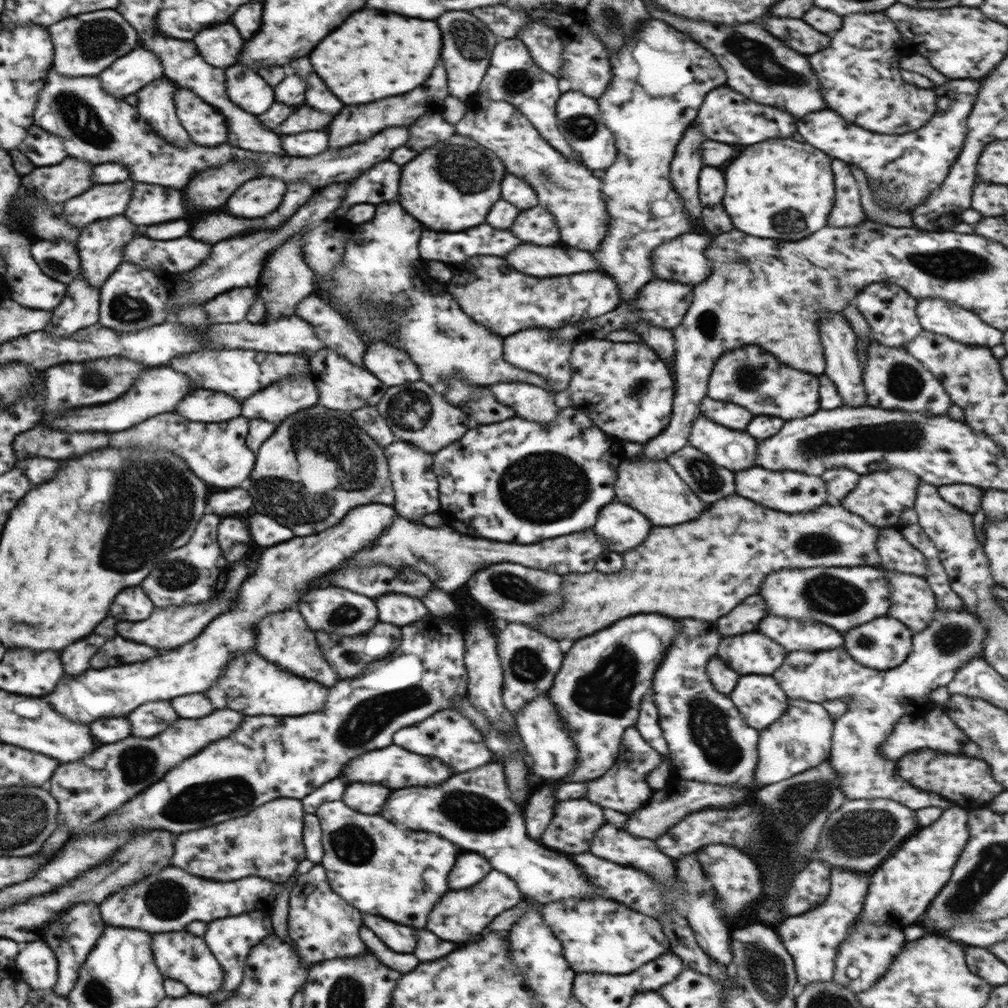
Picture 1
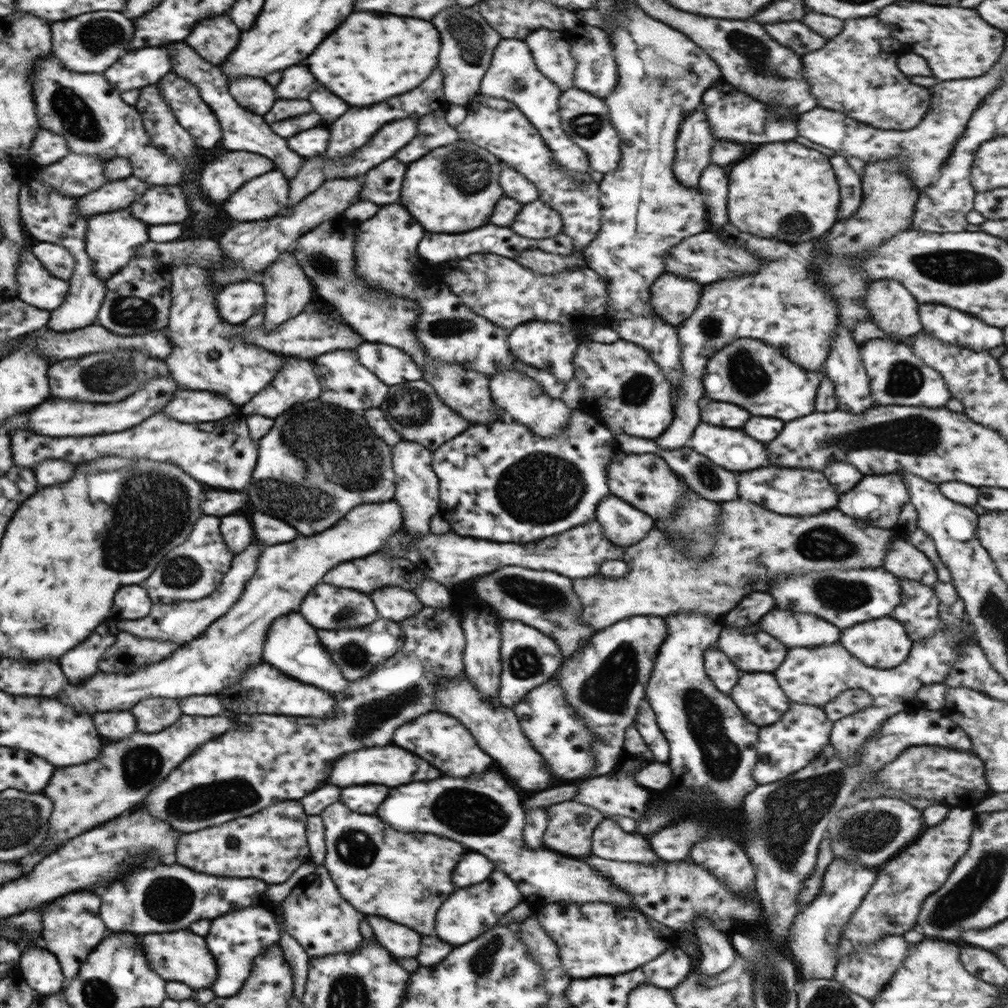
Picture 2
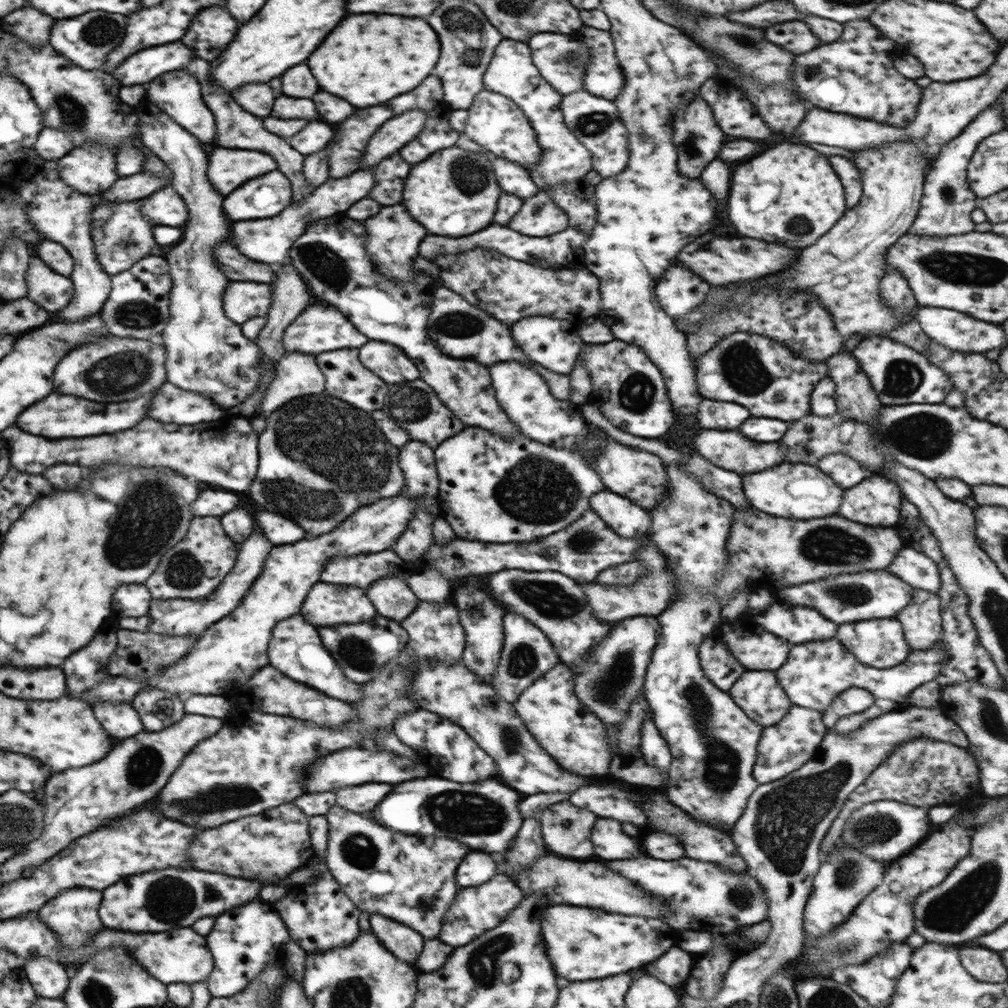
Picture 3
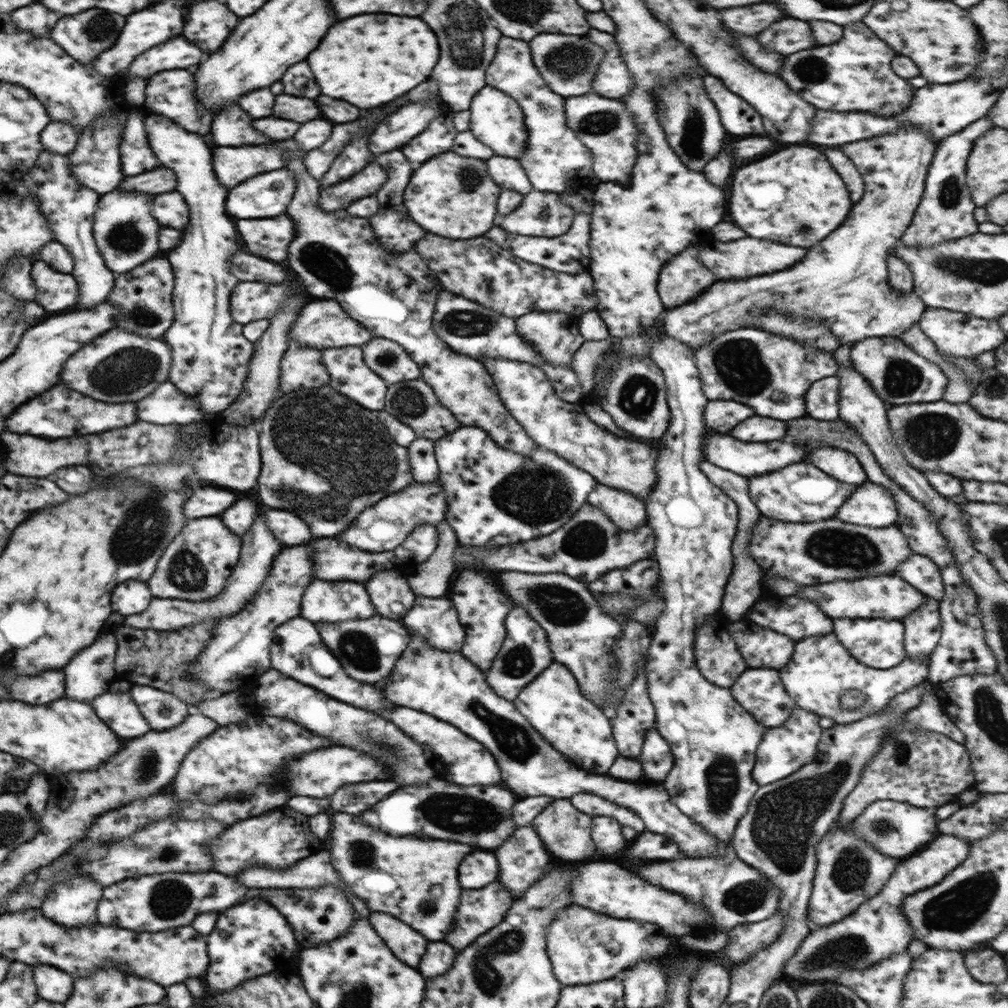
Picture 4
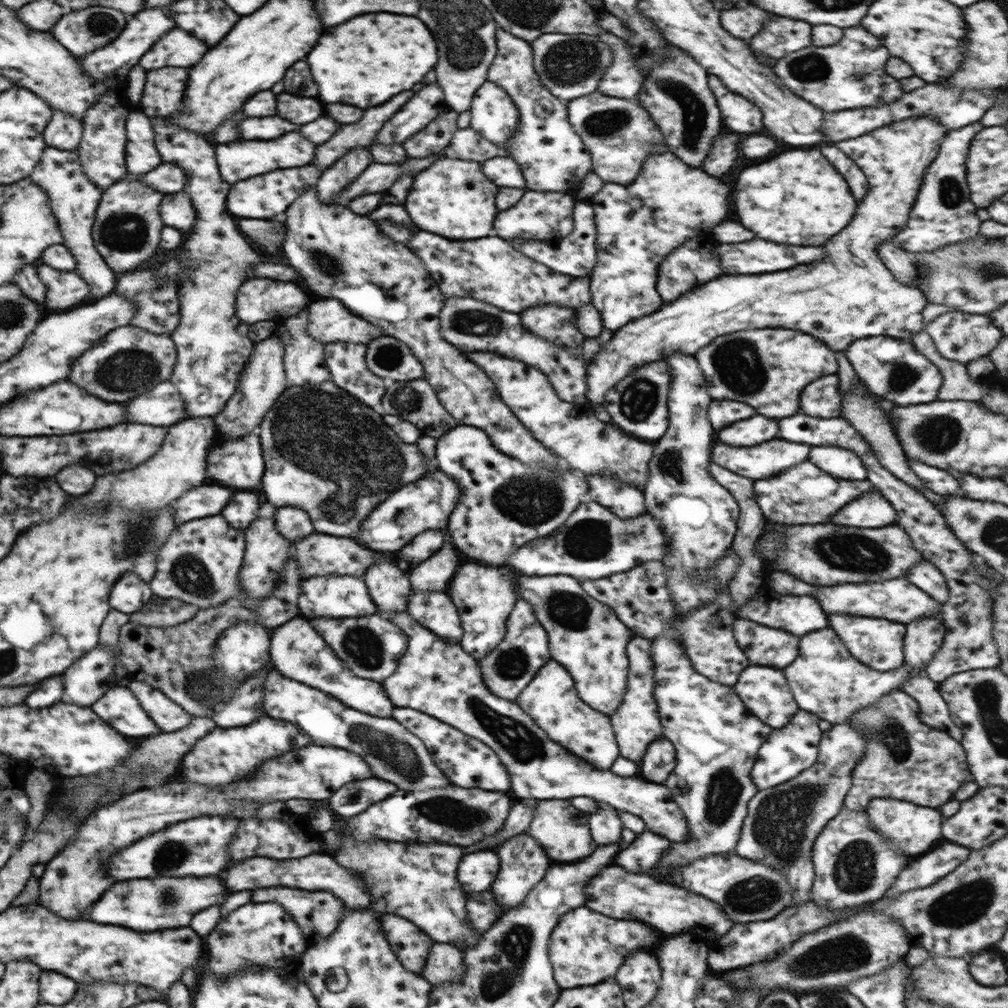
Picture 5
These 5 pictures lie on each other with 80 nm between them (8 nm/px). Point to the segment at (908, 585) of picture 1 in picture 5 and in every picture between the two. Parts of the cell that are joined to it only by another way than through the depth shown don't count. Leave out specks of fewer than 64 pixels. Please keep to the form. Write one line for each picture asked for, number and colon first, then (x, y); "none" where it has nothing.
2: (918, 610)
3: (921, 619)
4: (922, 626)
5: (923, 637)

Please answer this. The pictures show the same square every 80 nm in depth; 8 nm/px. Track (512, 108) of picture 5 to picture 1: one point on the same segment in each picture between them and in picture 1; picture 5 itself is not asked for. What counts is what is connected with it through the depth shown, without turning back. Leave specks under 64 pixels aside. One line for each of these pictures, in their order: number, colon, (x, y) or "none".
1: (569, 191)
2: (497, 125)
3: (494, 122)
4: (496, 119)

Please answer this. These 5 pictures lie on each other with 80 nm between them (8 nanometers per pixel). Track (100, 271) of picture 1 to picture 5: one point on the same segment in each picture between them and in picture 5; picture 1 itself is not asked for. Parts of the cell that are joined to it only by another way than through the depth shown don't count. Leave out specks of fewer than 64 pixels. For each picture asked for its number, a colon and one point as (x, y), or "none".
2: (112, 238)
3: (121, 235)
4: (126, 234)
5: (127, 230)

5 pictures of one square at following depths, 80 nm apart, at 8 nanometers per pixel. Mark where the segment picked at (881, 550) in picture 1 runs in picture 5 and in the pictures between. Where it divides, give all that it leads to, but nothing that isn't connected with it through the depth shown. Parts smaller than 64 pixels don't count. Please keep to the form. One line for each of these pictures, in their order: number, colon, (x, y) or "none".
2: (903, 560)
3: (918, 571)
4: (922, 573)
5: (926, 576)

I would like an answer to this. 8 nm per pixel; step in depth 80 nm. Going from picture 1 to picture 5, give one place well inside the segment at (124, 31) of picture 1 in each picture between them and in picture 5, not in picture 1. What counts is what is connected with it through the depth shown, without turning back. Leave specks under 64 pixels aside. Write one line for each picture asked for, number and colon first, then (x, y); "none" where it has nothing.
2: (99, 38)
3: (87, 40)
4: (83, 37)
5: (74, 31)

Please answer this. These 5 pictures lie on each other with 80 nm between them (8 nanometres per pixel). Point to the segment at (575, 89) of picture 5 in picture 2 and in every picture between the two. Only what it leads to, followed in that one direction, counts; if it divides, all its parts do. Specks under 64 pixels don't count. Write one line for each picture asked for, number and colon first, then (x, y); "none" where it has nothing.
2: (552, 55)
3: (561, 60)
4: (568, 63)

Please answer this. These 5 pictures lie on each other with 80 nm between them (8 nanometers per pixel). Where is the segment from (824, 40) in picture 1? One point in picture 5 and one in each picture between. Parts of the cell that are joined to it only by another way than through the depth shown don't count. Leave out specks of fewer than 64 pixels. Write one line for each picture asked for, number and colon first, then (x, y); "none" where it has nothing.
2: (797, 36)
3: (795, 36)
4: (788, 36)
5: (778, 33)

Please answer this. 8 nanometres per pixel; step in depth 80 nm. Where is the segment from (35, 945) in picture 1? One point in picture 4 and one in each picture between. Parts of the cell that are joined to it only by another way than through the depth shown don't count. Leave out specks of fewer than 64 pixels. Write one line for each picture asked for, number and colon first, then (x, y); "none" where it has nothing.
2: (40, 969)
3: (50, 980)
4: (53, 985)

